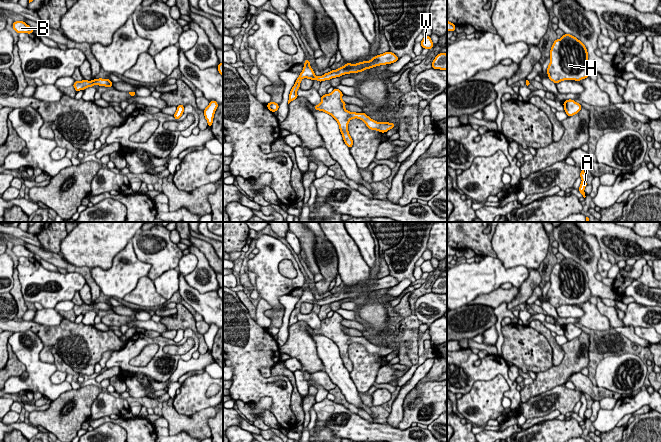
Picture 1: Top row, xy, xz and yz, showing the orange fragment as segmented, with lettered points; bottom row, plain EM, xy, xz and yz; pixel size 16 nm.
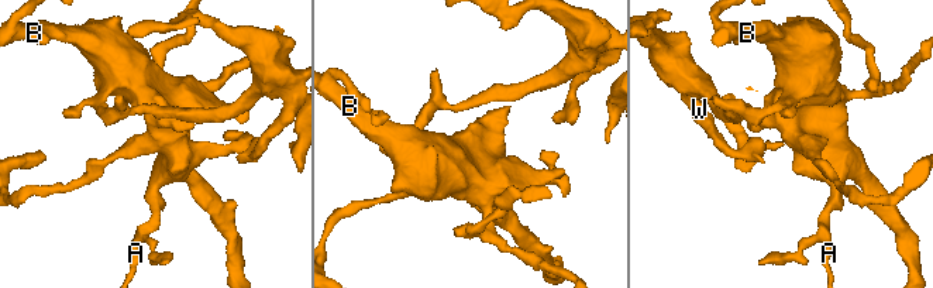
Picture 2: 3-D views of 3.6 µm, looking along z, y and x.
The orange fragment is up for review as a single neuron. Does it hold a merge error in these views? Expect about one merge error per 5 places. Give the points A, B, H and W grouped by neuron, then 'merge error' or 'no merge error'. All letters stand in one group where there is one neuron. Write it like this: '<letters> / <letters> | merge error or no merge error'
A B H W | no merge error

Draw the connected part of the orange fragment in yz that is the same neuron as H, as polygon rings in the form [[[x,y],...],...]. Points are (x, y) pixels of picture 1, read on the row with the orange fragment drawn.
[[[564,34],[553,42],[546,72],[555,84],[563,80],[580,81],[589,77],[591,71],[587,48],[576,37]]]

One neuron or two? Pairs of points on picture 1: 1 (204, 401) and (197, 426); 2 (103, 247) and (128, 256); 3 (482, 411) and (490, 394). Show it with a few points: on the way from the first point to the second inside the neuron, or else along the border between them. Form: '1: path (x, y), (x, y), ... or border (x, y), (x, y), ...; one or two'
1: border (212, 405), (191, 415), (179, 414); two
2: border (130, 240), (114, 257), (112, 264), (104, 270); two
3: path (482, 407), (486, 398); one

